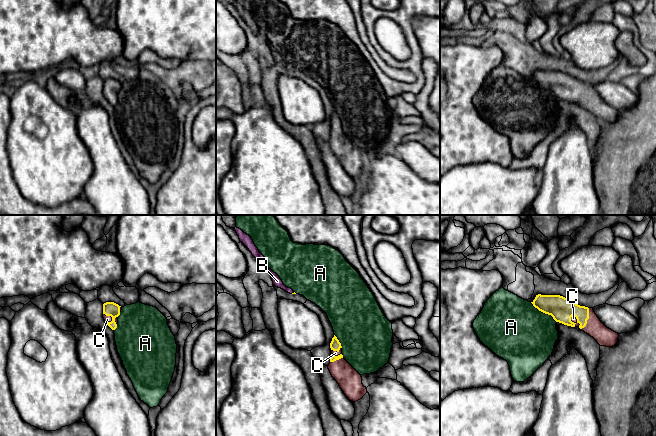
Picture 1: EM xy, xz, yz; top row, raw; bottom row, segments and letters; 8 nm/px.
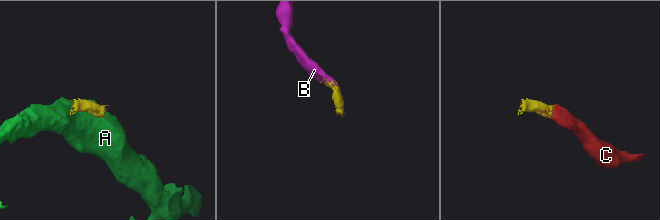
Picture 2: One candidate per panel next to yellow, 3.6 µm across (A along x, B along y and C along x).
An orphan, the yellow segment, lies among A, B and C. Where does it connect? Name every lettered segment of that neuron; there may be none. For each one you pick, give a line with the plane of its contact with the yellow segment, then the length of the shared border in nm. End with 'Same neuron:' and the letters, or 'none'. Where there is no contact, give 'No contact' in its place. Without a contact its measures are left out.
B: Touches yellow in xz. Shared border 30 nm
C: Touches yellow in yz. Shared border 190 nm
Same neuron: B, C

